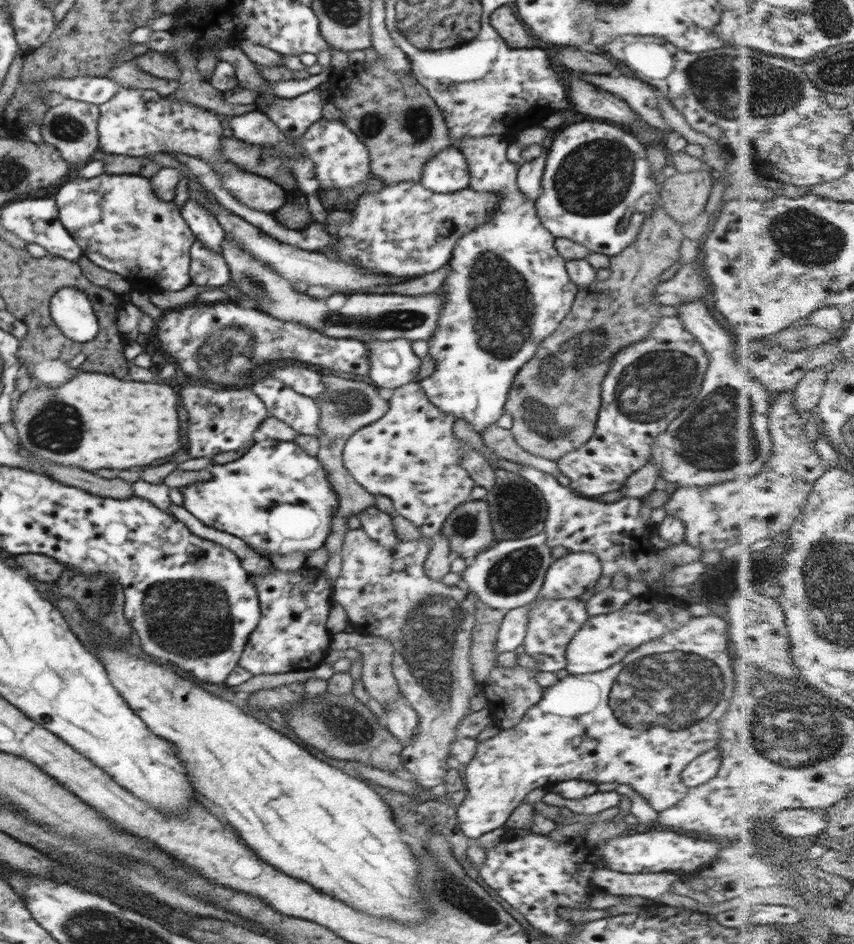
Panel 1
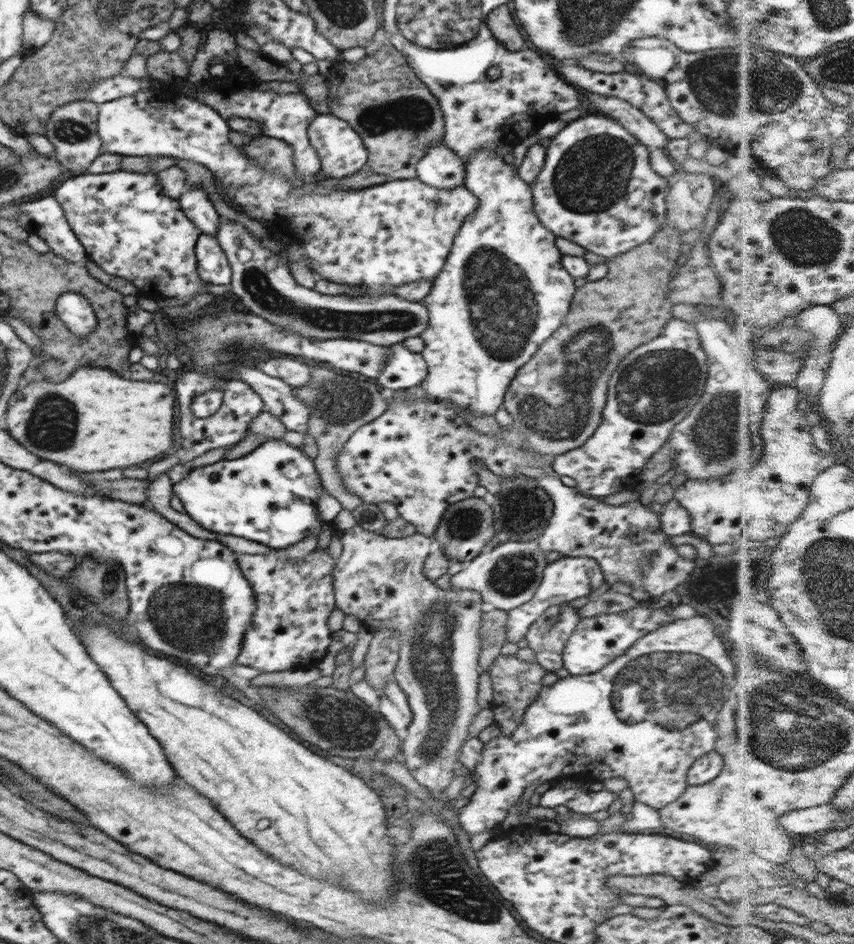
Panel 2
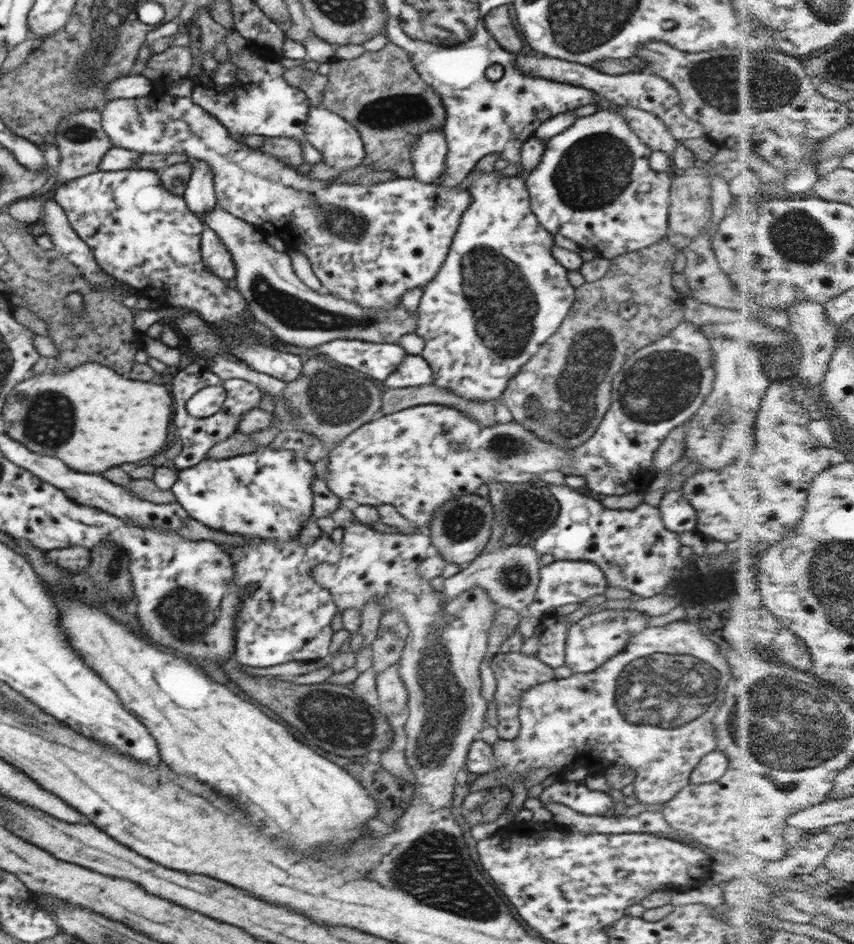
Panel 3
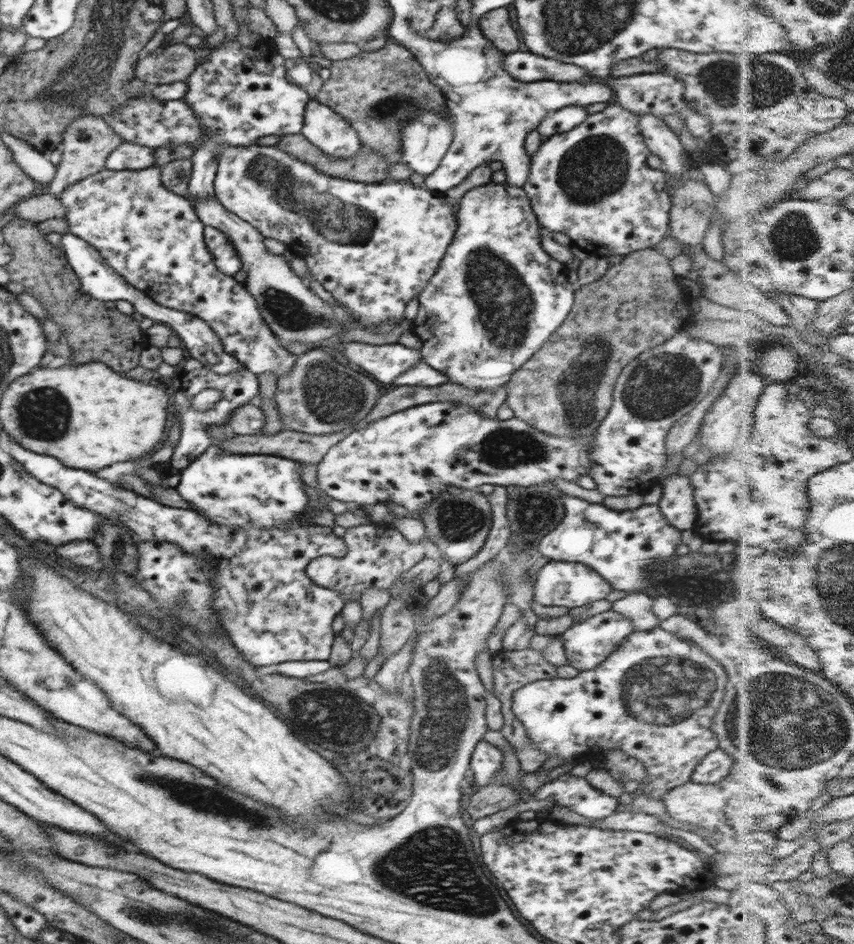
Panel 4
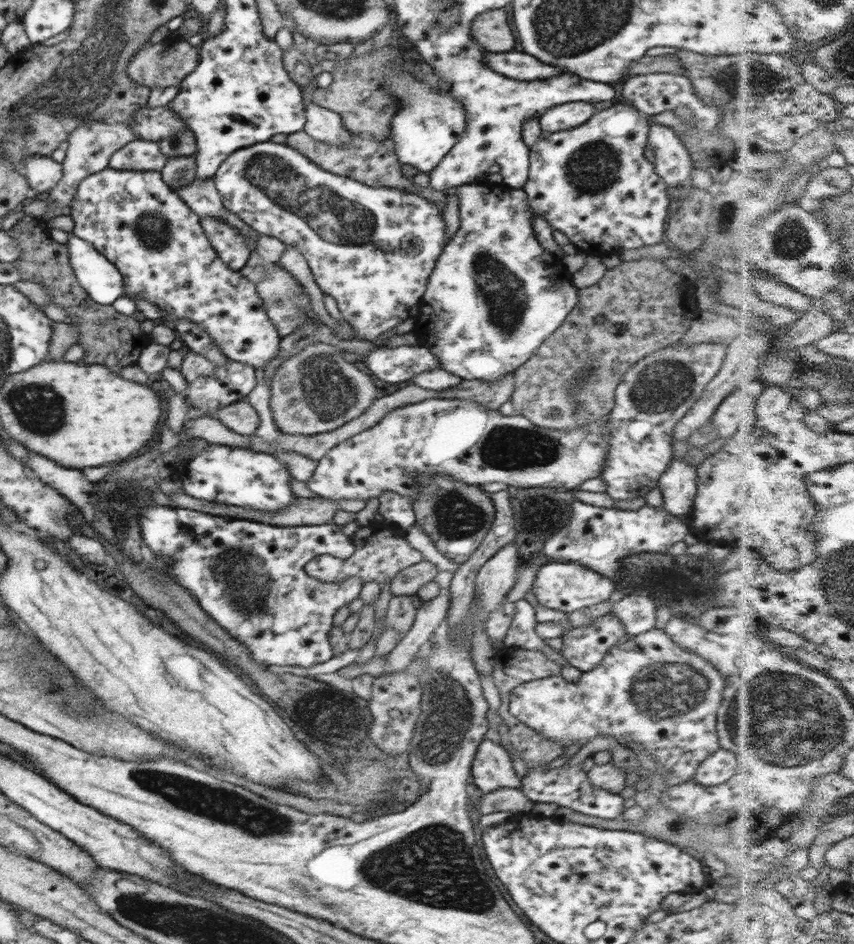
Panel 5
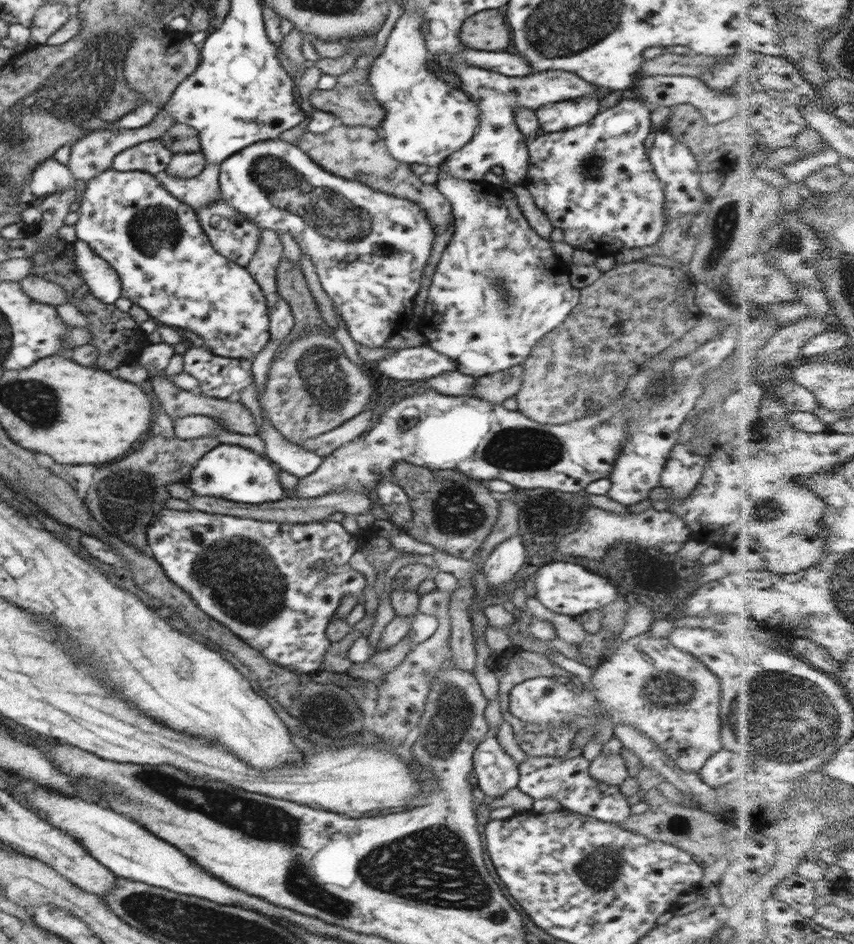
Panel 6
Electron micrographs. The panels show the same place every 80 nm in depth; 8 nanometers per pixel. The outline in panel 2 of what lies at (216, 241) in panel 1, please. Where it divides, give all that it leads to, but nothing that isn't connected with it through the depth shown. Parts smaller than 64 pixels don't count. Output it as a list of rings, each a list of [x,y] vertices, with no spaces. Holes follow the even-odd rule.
[[[201,186],[188,187],[179,197],[182,212],[196,225],[202,235],[216,237],[220,216]]]

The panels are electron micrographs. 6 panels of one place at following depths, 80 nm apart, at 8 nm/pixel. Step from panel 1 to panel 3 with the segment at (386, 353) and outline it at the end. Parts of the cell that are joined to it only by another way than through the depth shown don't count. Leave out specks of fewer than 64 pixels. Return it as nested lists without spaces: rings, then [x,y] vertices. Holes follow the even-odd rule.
[[[404,355],[399,367],[391,372],[380,385],[384,389],[432,385],[433,374],[429,364],[420,355]]]

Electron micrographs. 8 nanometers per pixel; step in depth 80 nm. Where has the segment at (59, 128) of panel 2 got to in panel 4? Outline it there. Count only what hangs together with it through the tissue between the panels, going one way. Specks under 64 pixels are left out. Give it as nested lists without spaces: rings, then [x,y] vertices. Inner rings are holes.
[[[100,115],[78,116],[63,130],[61,136],[62,160],[57,165],[54,180],[47,186],[48,193],[56,200],[60,200],[60,196],[66,188],[70,188],[78,181],[104,170],[110,152],[122,143],[122,137],[112,130],[106,118]]]

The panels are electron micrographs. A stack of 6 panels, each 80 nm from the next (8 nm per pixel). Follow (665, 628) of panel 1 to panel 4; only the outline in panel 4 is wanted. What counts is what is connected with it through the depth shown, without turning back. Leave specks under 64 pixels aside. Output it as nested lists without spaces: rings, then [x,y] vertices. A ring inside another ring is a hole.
[[[611,608],[610,610],[592,615],[582,622],[576,621],[560,635],[567,664],[579,672],[590,671],[597,668],[614,650],[618,649],[618,645],[620,645],[633,630],[632,620]]]

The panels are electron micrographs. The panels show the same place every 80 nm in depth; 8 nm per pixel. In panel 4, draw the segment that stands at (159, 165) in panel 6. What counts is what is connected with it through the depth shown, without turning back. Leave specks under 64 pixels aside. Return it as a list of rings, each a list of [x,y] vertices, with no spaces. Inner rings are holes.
[[[123,142],[110,152],[105,169],[110,171],[118,171],[119,169],[144,170],[156,167],[155,152],[156,148]]]

